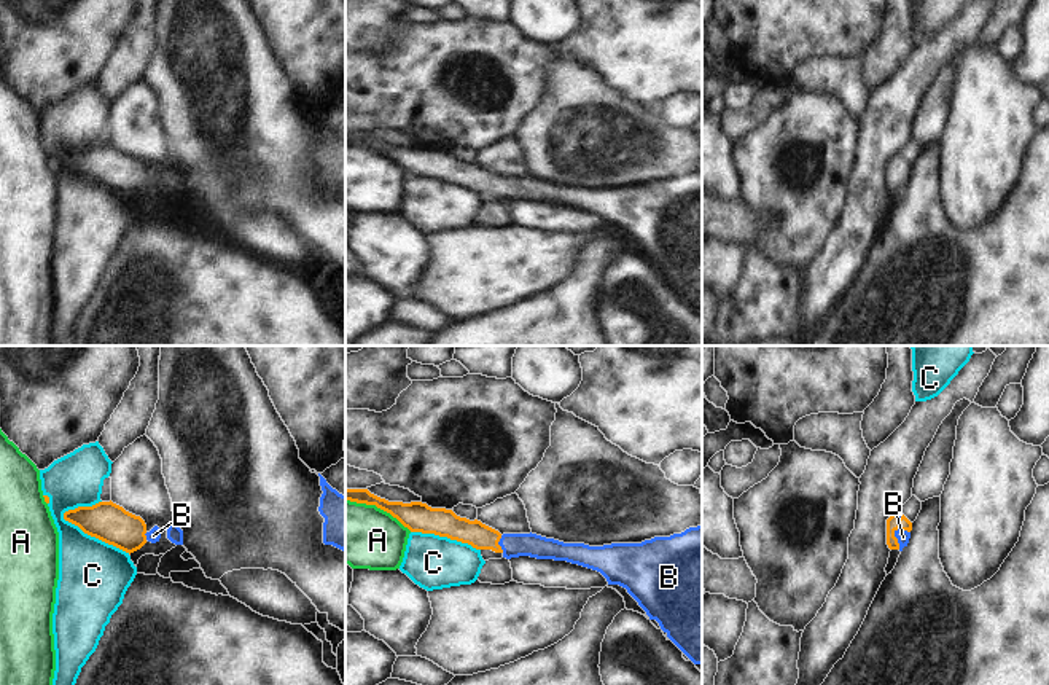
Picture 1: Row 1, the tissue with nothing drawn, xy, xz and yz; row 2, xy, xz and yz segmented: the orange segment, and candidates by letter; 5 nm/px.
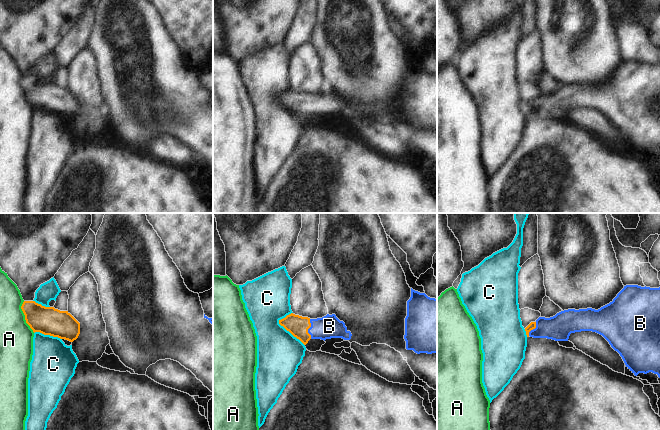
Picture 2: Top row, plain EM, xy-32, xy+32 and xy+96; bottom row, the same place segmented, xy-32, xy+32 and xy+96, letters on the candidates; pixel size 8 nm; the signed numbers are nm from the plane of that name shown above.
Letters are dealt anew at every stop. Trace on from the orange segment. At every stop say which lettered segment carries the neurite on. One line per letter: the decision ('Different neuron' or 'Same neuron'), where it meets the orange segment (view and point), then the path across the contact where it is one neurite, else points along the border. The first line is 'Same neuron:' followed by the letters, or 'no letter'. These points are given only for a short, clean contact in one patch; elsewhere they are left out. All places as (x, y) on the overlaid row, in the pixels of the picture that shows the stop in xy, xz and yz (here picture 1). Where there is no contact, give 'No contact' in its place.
Same neuron: B
A: Different neuron. Touches orange at xz (379, 507)
B: Same neuron. Touches orange at yz (893, 534). Path across: yz (893, 523), (893, 534), (903, 537)
C: Different neuron. Touches orange at xy (94, 536).

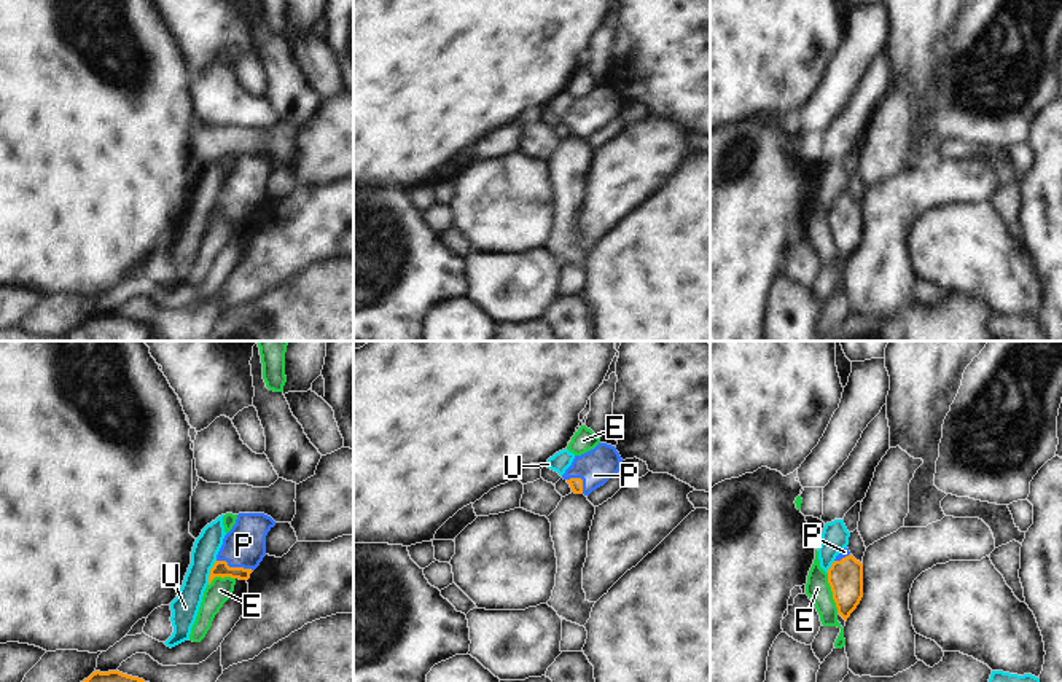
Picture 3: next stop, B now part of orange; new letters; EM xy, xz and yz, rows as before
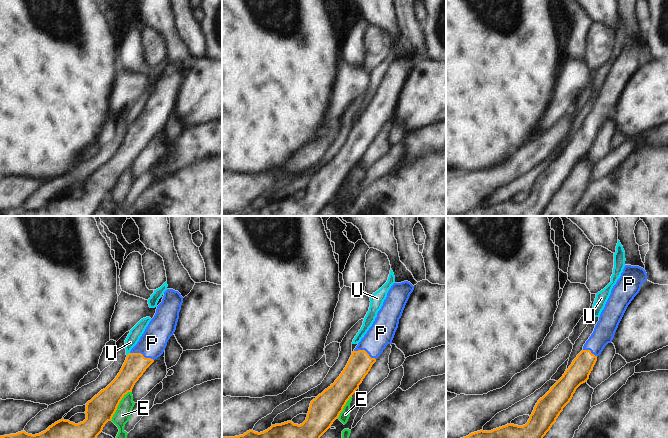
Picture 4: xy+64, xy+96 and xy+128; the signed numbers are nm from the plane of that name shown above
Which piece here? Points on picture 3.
Same neuron: P
E: Different neuron. Touches orange at yz (833, 593)
P: Same neuron. Touches orange at xy (234, 568). Path across: xy (220, 568), (234, 568), (244, 545)
U: Different neuron. Touches orange at xy (210, 572).

